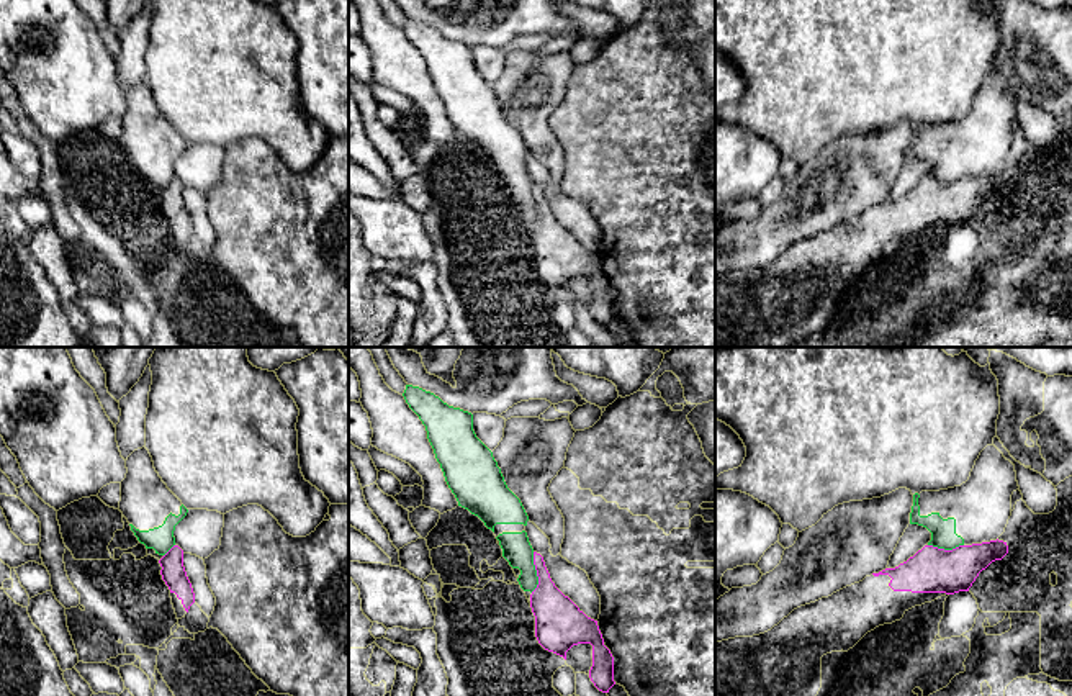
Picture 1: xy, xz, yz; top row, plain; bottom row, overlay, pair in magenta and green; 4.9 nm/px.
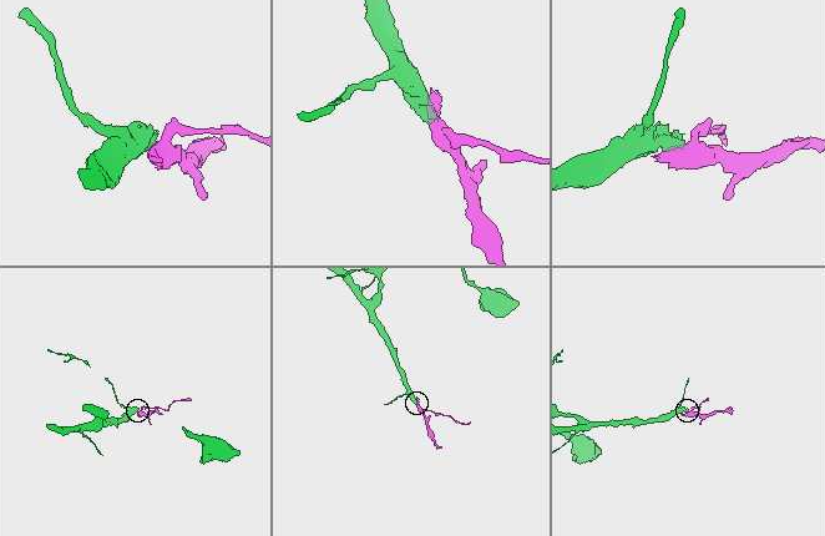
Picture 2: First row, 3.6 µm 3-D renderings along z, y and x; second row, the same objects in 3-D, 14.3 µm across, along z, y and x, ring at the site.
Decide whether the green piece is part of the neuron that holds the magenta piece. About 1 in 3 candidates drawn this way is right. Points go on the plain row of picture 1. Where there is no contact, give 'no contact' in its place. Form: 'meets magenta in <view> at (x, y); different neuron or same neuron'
meets magenta in xz at (537, 205); different neuron

